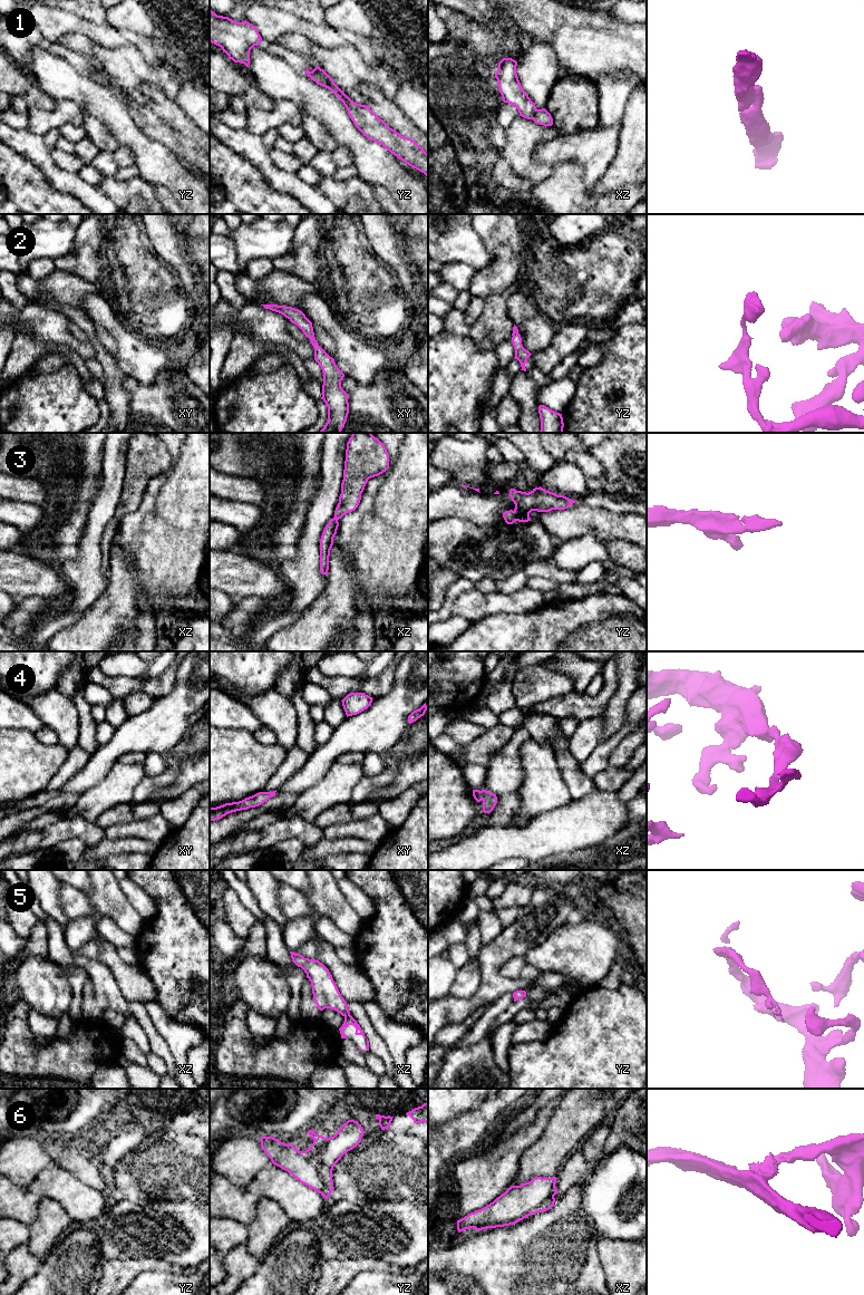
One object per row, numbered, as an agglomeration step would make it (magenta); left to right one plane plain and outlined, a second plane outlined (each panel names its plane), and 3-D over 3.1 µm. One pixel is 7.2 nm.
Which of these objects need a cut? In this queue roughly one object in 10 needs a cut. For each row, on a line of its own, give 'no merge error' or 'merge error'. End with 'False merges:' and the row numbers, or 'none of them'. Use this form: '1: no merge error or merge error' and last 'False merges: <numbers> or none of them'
1: no merge error
2: no merge error
3: no merge error
4: no merge error
5: no merge error
6: merge error
False merges: 6

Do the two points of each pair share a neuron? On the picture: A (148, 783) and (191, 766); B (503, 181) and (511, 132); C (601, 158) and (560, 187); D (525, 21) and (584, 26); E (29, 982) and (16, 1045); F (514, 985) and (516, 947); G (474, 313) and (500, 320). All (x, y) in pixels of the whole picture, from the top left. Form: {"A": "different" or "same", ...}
{"A": "different", "B": "different", "C": "different", "D": "same", "E": "different", "F": "same", "G": "different"}

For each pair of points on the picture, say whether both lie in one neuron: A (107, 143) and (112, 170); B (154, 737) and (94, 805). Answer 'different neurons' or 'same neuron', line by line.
A: different neurons
B: different neurons

